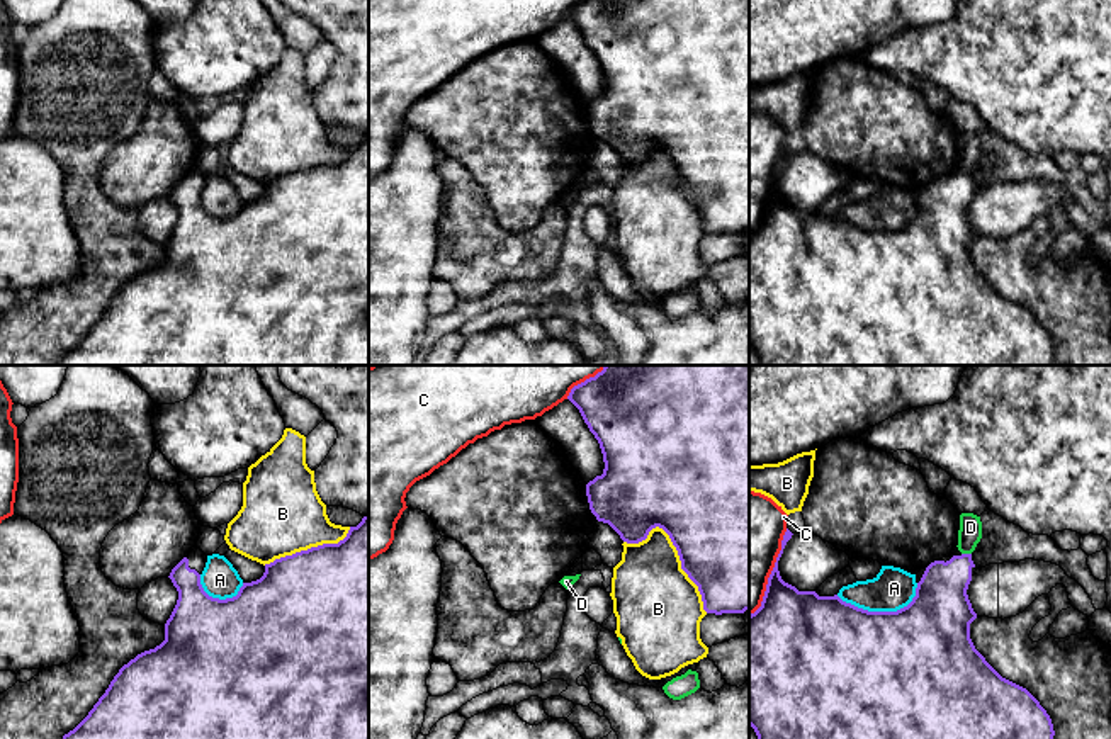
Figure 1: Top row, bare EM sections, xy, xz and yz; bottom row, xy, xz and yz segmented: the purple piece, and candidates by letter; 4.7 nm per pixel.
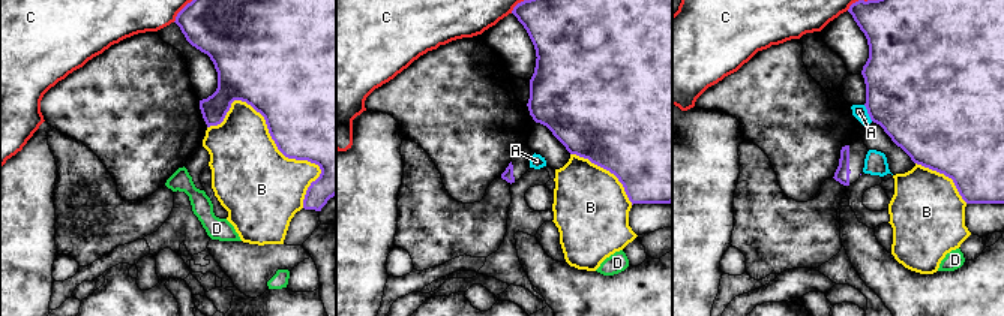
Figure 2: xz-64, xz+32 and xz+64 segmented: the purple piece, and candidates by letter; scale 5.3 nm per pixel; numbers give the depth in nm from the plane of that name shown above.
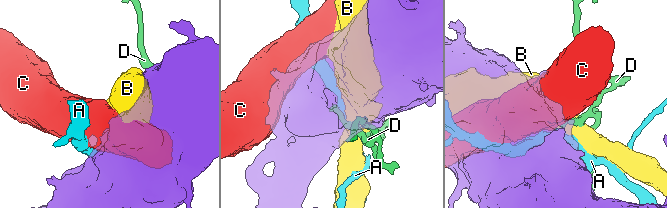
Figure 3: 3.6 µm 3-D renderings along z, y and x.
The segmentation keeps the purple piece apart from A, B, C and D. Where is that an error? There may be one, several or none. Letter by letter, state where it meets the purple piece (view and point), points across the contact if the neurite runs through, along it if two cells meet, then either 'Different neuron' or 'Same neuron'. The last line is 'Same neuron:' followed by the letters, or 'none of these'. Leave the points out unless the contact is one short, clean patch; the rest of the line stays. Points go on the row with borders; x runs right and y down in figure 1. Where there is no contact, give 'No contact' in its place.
A: Touches purple at yz (882, 612). Different neuron
B: Touches purple at xz (676, 549). Different neuron
C: Touches purple at yz (772, 573). Different neuron
D: Touches purple at yz (967, 554). Boundary: yz (962, 552), (970, 554). Different neuron
Same neuron: none of these

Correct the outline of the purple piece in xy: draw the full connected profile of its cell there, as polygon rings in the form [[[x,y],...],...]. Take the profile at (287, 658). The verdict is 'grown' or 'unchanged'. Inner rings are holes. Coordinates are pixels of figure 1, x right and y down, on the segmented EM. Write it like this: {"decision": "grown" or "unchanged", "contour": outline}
{"decision": "grown", "contour": [[[369,515],[364,516],[357,527],[350,527],[347,537],[338,544],[323,544],[265,564],[263,576],[257,581],[243,583],[238,595],[233,598],[219,600],[204,591],[200,574],[206,562],[207,556],[200,549],[194,549],[172,569],[168,578],[178,591],[178,600],[165,623],[165,640],[124,664],[88,715],[73,731],[65,734],[63,739],[369,739]]]}

